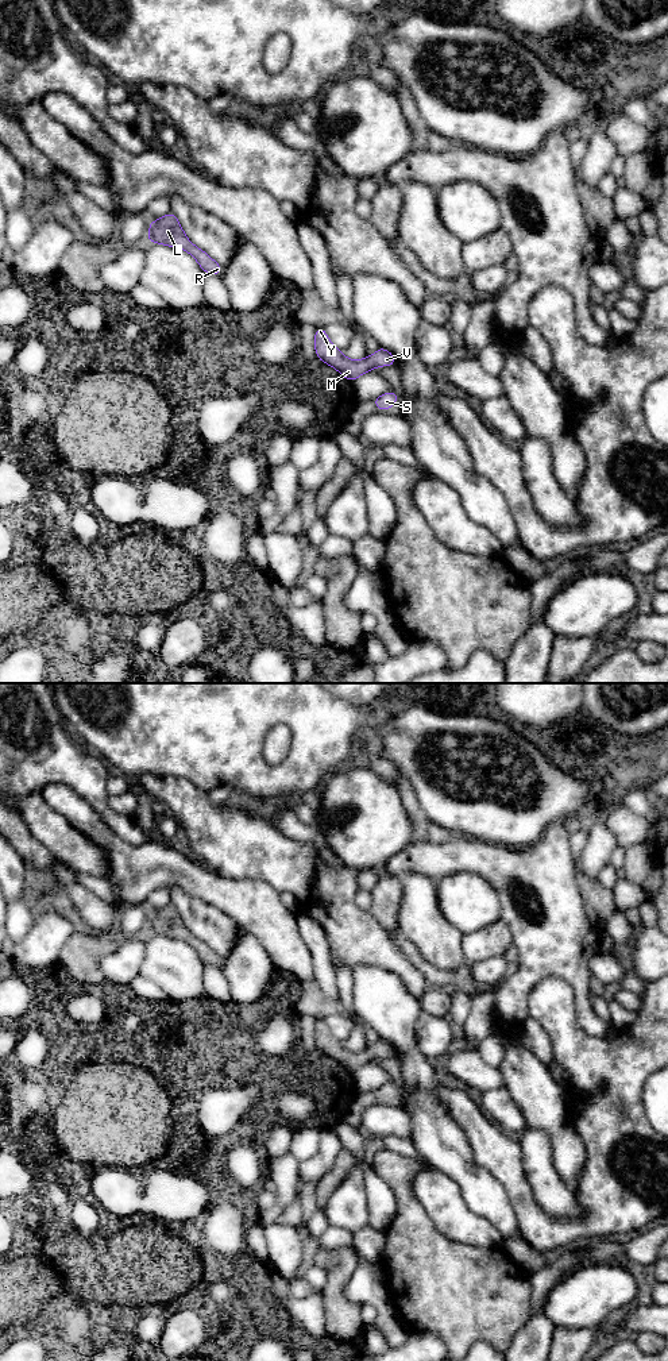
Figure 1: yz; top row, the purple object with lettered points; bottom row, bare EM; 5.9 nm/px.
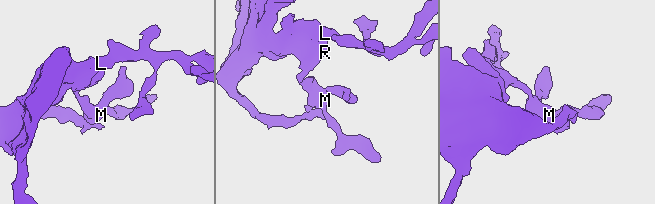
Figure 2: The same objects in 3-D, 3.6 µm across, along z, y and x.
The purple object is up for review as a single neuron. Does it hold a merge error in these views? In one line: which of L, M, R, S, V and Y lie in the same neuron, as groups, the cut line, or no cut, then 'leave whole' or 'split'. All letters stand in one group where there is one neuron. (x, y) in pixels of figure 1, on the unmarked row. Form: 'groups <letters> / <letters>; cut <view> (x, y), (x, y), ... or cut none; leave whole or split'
groups L M R S V Y; cut none; leave whole

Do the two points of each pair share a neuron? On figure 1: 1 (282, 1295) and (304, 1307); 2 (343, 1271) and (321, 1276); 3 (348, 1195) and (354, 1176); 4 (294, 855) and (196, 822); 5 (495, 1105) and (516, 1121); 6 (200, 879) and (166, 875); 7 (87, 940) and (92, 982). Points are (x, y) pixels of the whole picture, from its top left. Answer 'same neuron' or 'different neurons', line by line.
1: same neuron
2: different neurons
3: same neuron
4: same neuron
5: same neuron
6: same neuron
7: same neuron

